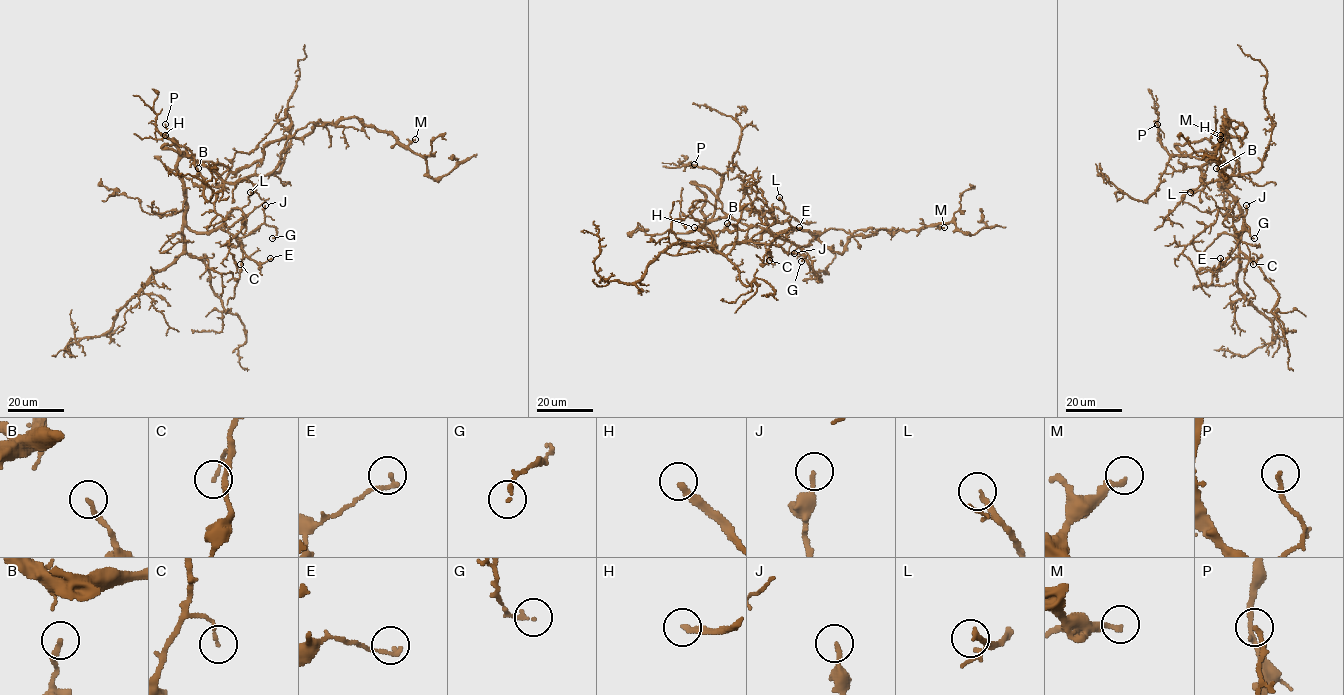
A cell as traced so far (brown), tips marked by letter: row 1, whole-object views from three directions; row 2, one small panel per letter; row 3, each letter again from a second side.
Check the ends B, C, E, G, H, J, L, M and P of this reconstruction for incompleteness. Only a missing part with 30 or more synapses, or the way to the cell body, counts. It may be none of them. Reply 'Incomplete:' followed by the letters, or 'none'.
Incomplete: H, L

